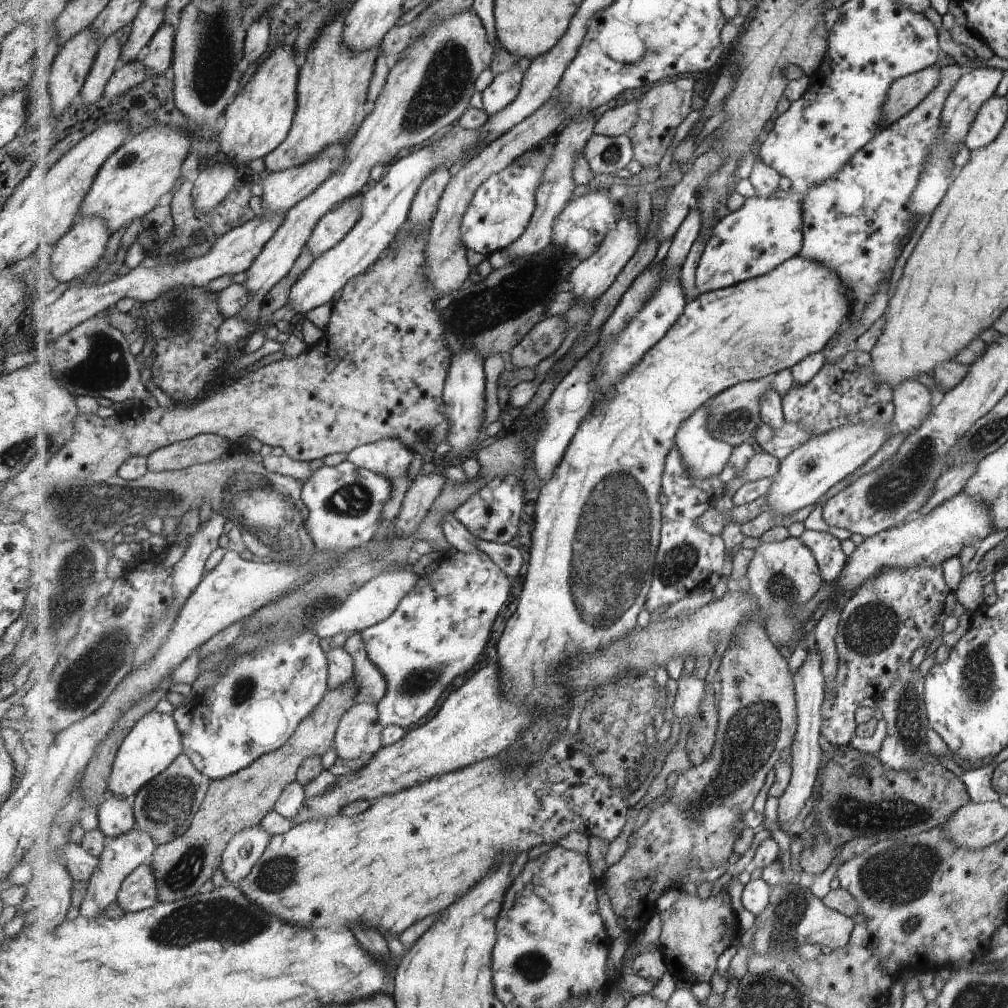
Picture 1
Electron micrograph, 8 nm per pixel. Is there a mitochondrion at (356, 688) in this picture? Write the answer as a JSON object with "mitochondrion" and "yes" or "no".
{"mitochondrion":"no"}

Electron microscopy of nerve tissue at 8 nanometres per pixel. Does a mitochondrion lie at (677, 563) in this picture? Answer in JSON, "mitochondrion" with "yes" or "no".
{"mitochondrion":"yes"}

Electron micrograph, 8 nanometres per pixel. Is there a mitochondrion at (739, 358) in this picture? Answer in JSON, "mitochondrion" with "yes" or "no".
{"mitochondrion":"no"}

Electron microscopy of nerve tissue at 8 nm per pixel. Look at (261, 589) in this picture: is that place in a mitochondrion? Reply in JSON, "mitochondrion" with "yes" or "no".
{"mitochondrion":"no"}

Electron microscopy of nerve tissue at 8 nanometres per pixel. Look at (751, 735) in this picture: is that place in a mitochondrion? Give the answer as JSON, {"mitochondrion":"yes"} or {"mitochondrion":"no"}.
{"mitochondrion":"yes"}

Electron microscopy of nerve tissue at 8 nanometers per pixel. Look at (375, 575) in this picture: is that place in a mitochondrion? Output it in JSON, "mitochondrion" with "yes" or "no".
{"mitochondrion":"no"}

